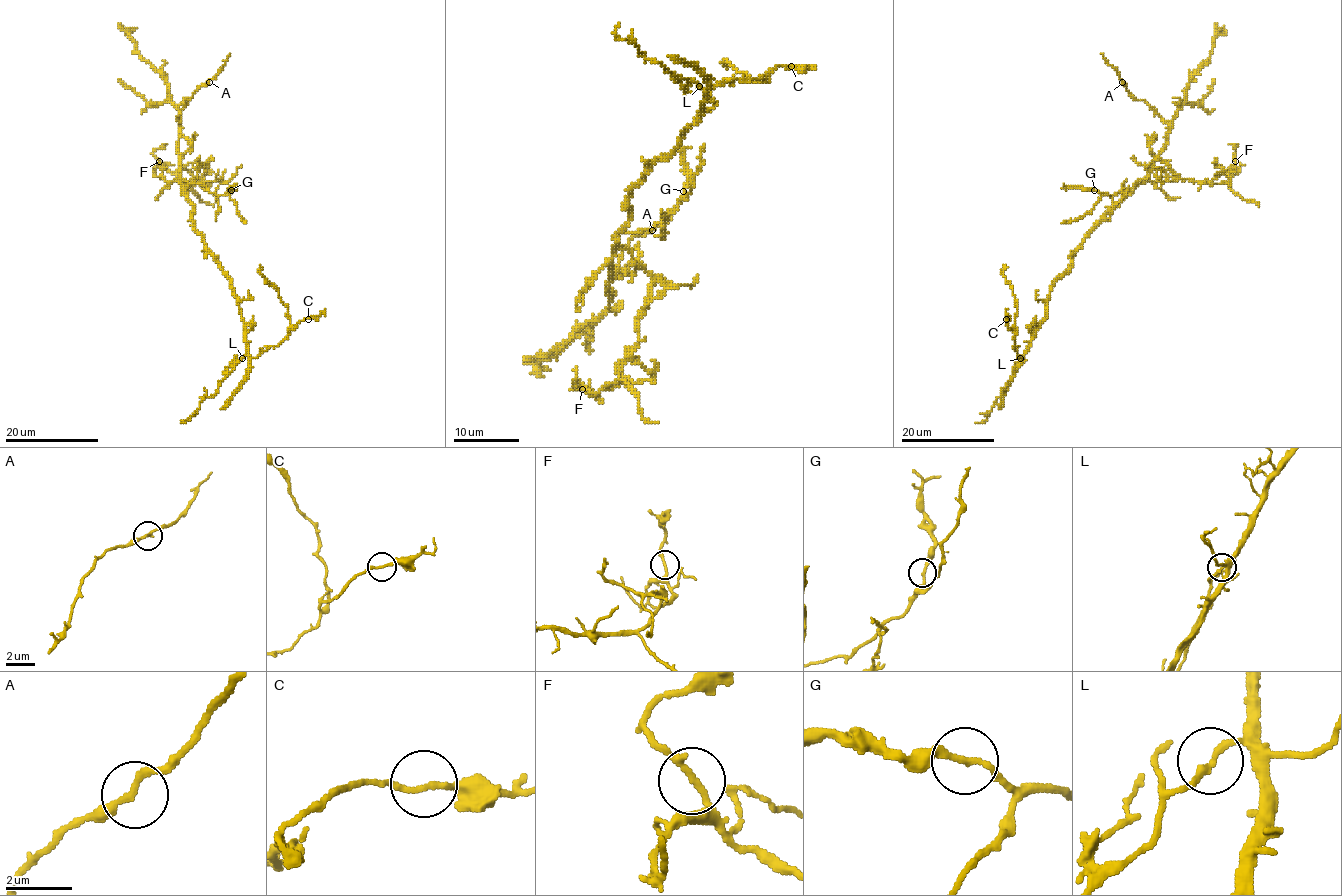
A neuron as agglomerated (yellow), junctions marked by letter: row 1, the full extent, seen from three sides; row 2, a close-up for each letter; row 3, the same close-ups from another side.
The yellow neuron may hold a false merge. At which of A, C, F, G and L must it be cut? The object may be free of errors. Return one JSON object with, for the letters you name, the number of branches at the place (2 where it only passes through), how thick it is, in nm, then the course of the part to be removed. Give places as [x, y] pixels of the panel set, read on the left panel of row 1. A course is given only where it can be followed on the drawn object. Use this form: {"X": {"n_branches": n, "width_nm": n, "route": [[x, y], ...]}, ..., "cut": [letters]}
{"cut": []}

